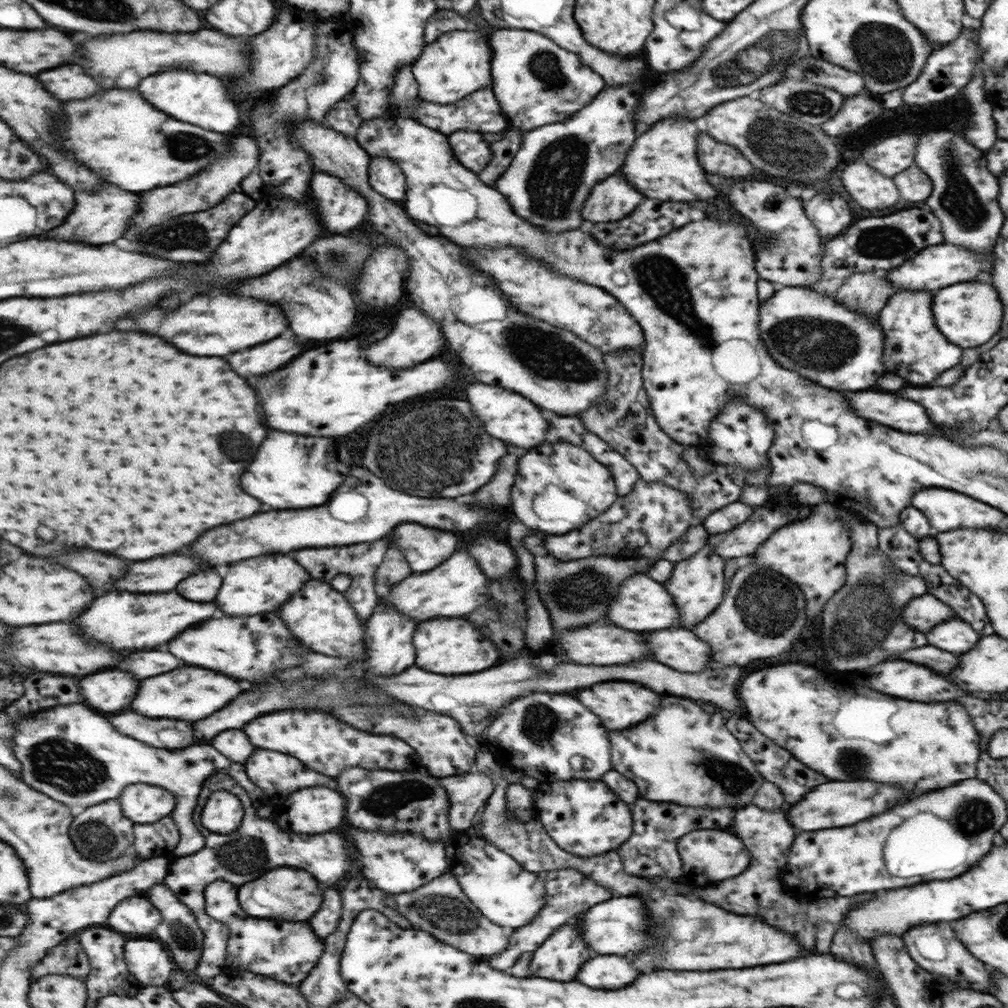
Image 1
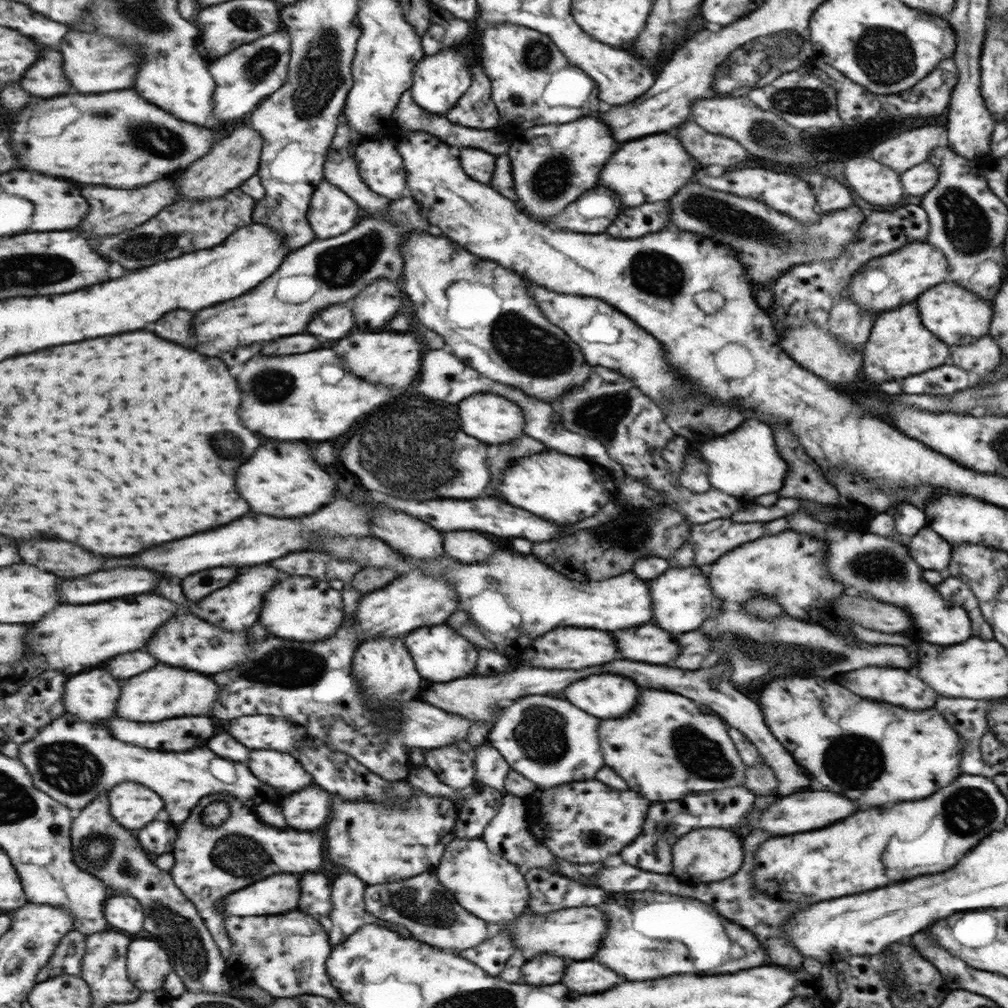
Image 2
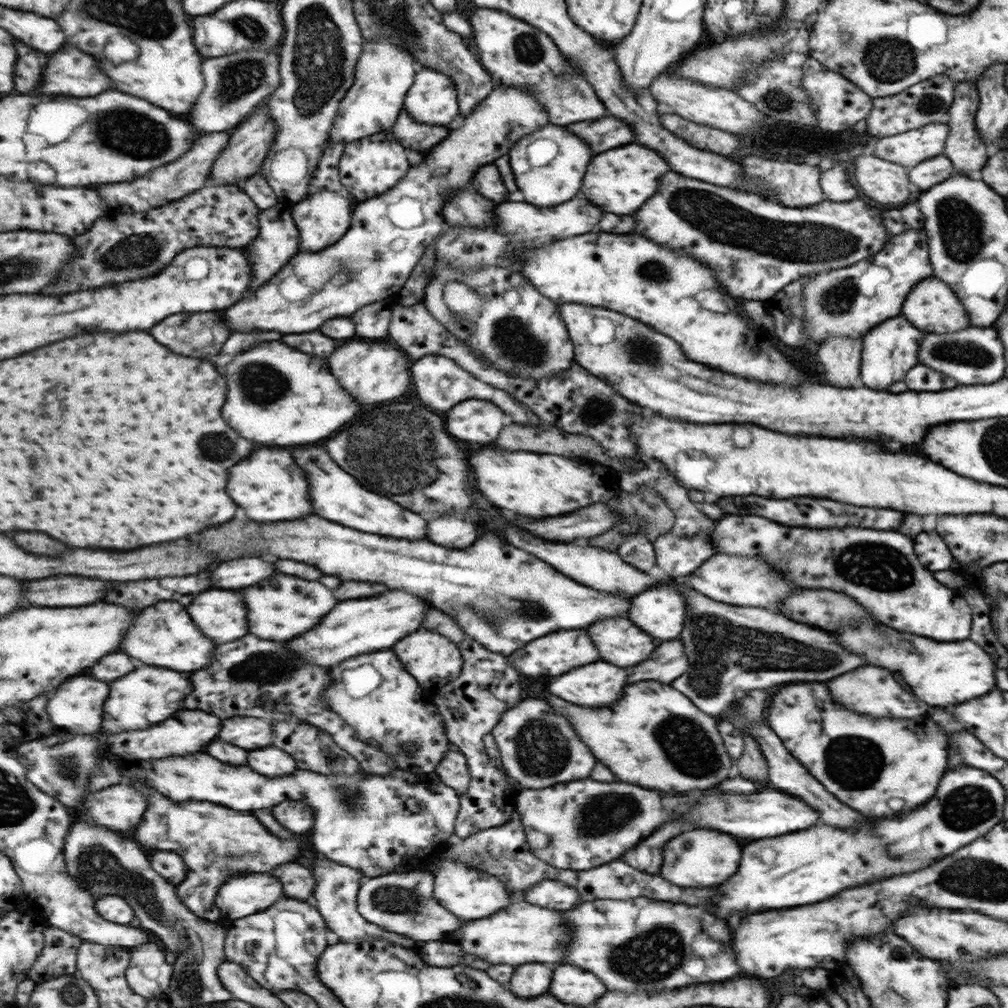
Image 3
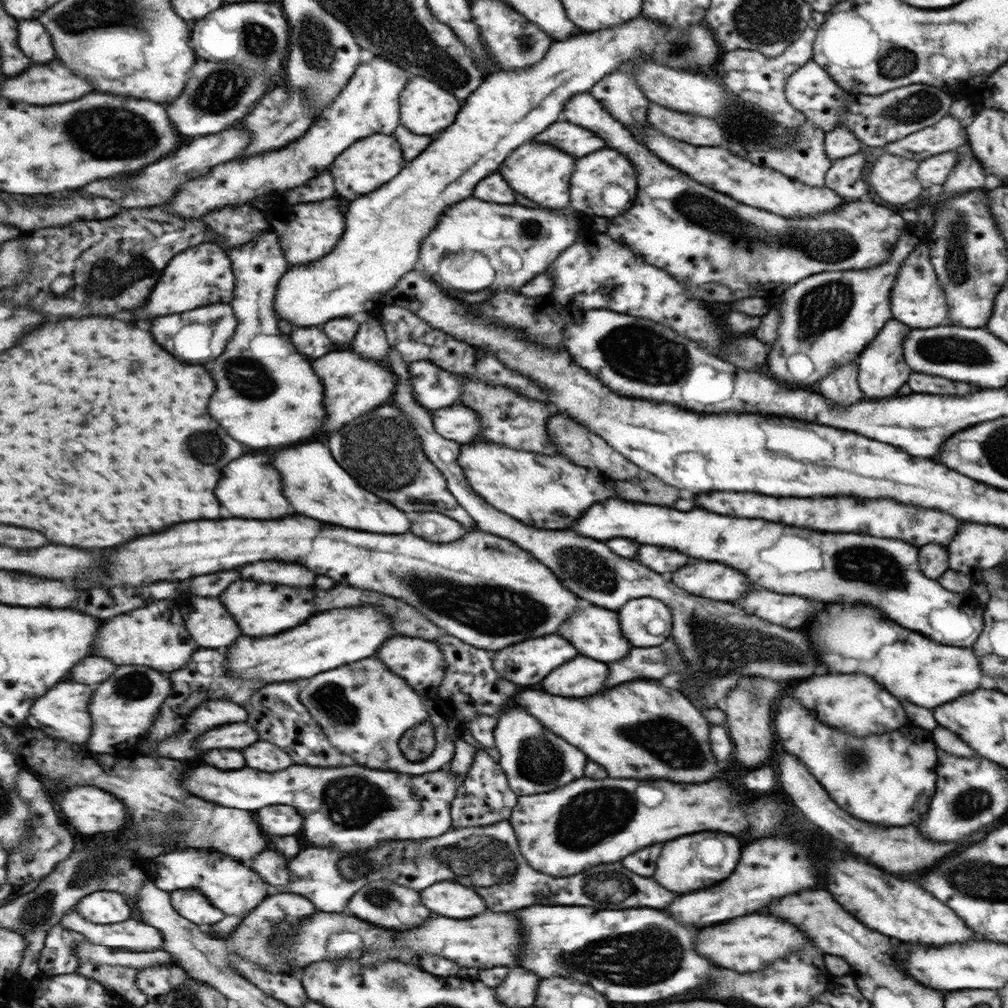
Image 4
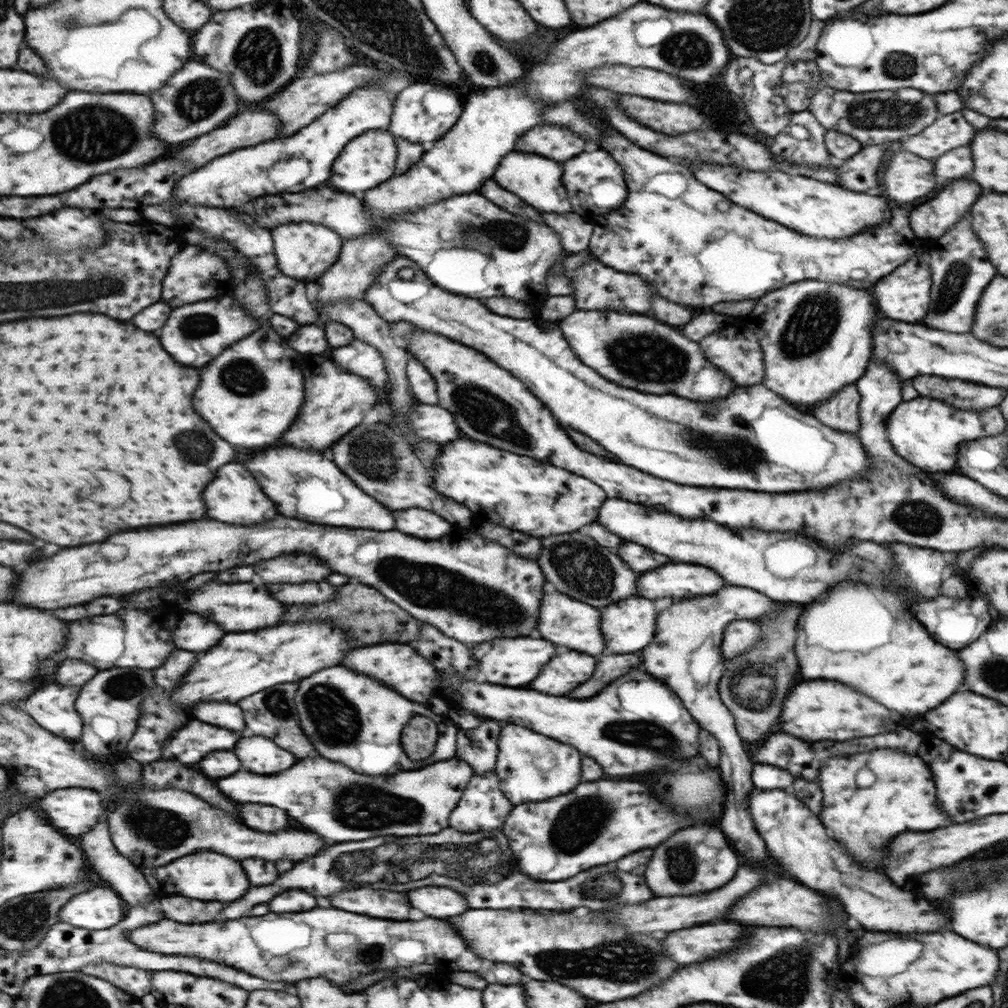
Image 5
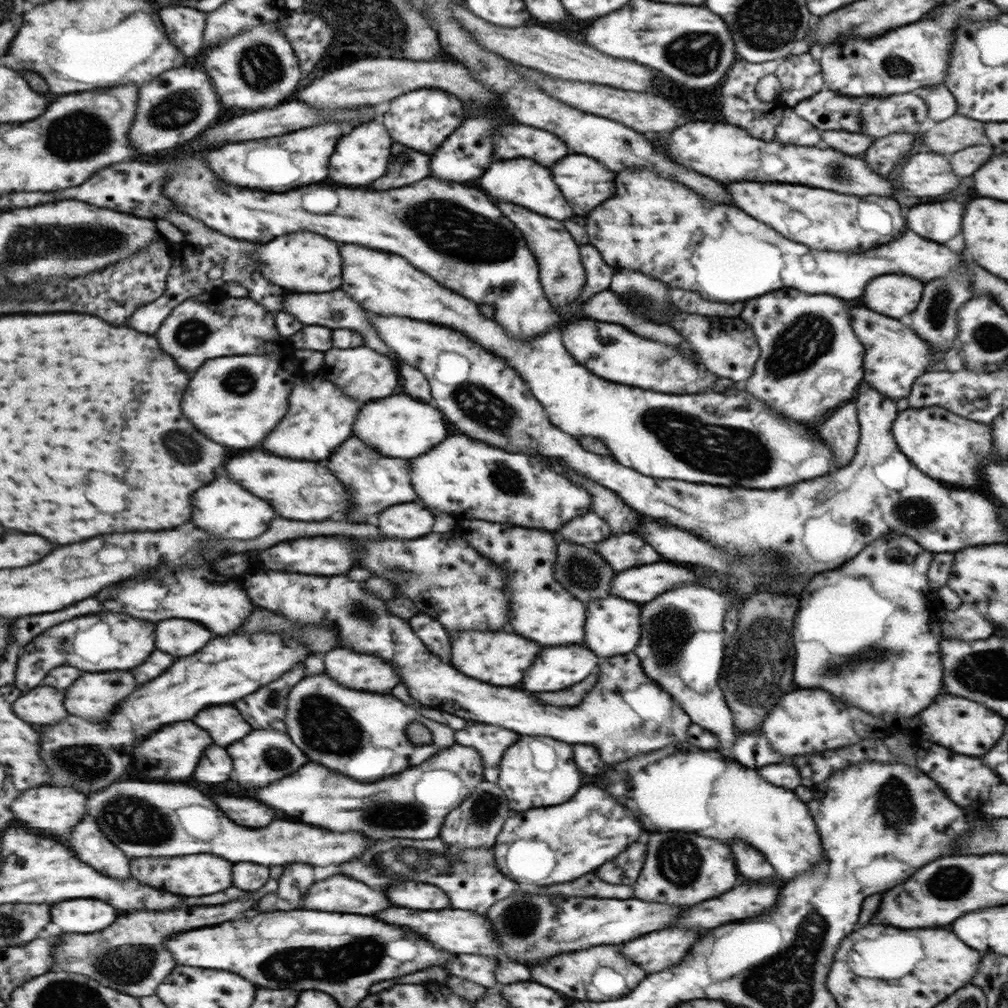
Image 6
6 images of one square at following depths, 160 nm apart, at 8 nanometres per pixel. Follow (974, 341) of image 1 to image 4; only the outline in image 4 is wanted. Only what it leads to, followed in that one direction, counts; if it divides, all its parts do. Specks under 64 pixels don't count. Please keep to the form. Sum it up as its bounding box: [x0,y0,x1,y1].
[889,239,949,329]

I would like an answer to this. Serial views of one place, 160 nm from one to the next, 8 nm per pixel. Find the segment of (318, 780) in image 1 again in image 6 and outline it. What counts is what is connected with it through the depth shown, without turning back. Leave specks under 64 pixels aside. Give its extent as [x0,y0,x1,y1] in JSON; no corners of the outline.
[231,729,310,788]

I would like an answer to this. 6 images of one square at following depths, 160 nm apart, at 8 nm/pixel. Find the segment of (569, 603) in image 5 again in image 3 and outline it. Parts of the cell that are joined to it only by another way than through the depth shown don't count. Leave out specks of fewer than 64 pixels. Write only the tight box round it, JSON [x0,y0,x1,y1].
[585,618,655,666]

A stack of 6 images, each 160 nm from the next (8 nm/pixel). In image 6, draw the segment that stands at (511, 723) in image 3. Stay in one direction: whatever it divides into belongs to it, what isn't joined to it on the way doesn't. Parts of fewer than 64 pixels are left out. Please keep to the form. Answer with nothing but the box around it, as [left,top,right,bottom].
[499,735,585,812]

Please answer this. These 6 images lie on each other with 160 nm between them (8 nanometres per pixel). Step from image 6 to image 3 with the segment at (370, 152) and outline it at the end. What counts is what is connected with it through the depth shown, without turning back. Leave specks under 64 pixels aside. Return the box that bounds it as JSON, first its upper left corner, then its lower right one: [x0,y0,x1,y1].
[340,131,412,202]

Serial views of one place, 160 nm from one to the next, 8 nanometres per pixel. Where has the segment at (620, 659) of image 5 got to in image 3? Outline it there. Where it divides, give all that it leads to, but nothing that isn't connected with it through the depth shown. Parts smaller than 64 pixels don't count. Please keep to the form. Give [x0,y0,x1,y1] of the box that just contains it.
[631,640,687,684]

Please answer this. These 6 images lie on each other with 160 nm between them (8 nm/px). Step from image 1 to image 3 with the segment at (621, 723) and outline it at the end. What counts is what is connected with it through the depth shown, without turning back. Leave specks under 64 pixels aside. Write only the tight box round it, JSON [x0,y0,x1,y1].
[551,662,625,708]

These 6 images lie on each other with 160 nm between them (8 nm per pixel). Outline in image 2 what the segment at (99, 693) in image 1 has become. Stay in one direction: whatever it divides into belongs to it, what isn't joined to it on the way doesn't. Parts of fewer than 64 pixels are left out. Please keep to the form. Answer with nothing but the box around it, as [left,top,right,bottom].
[65,670,121,722]

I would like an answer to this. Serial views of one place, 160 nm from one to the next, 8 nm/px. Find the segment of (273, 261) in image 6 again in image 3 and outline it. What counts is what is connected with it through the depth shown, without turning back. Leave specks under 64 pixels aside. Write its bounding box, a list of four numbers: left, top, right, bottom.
[292,190,353,252]

